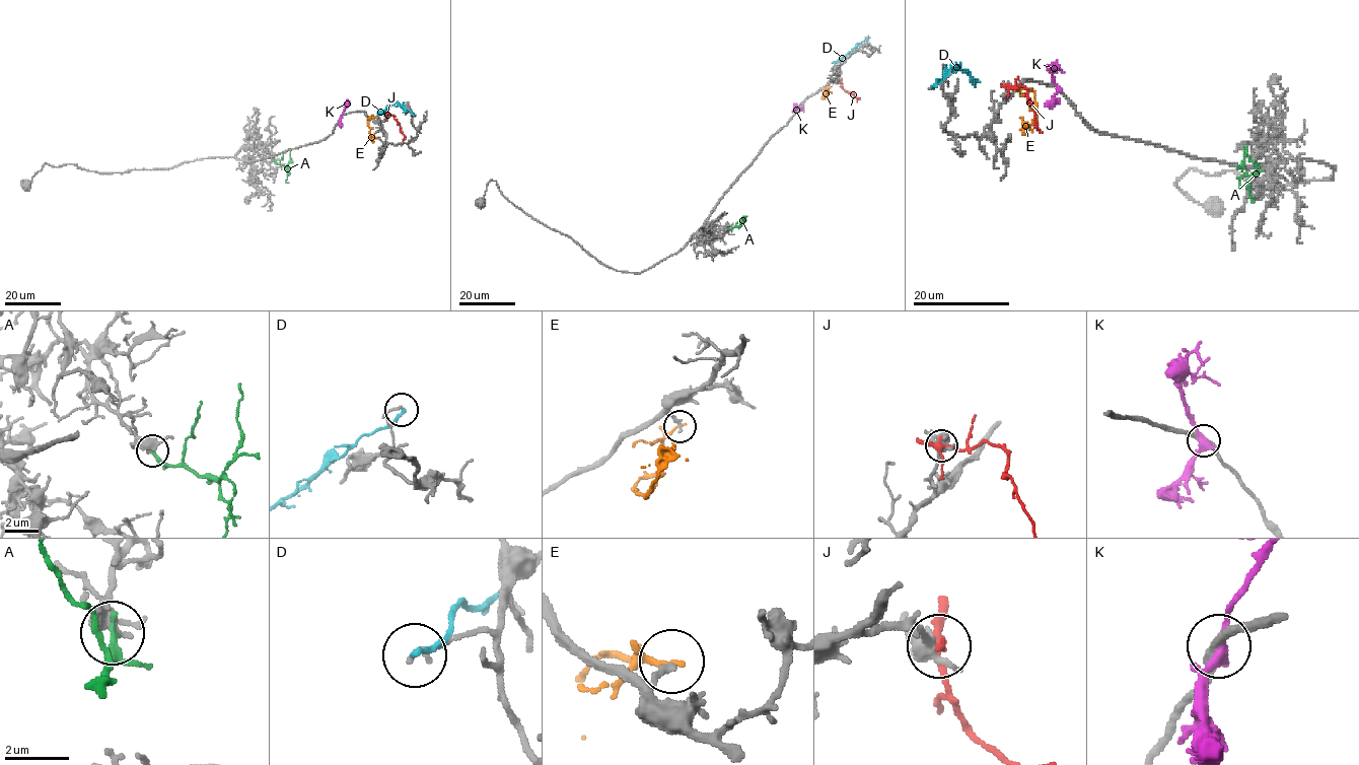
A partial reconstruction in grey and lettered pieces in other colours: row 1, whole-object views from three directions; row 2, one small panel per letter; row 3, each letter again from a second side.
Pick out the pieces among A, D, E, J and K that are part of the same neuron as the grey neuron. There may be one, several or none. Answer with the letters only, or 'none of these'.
A

